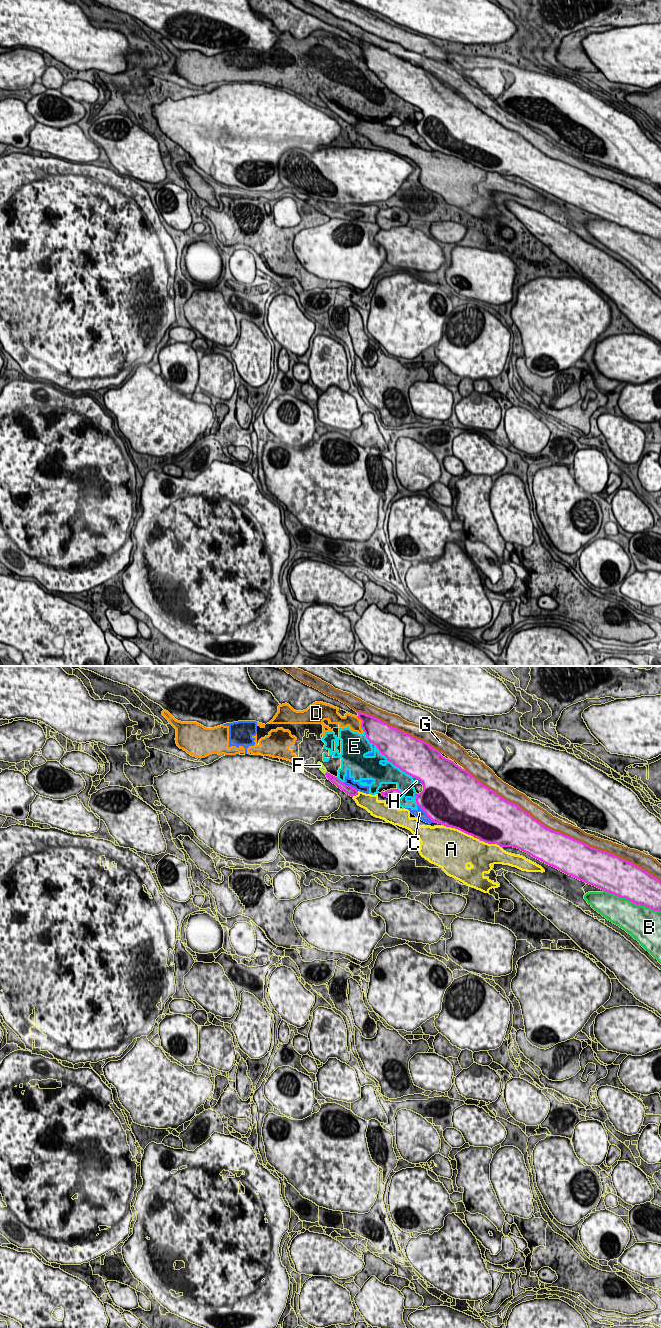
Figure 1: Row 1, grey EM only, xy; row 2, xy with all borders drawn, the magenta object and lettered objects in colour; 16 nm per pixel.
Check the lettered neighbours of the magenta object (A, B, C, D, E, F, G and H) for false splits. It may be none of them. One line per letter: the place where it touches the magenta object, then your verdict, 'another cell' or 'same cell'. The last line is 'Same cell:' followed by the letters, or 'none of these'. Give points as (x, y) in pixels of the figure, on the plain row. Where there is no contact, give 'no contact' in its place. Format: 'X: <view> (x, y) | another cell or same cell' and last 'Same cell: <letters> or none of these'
A: xy (473, 164) | another cell
B: xy (632, 230) | another cell
C: xy (426, 142) | another cell
D: xy (362, 50) | another cell
E: xy (383, 82) | another cell
F: no contact | same cell
G: xy (563, 162) | another cell
H: xy (417, 106) | another cell
Same cell: F

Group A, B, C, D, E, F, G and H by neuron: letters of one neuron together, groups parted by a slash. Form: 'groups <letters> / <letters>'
groups A / B / C D E H / F / G

